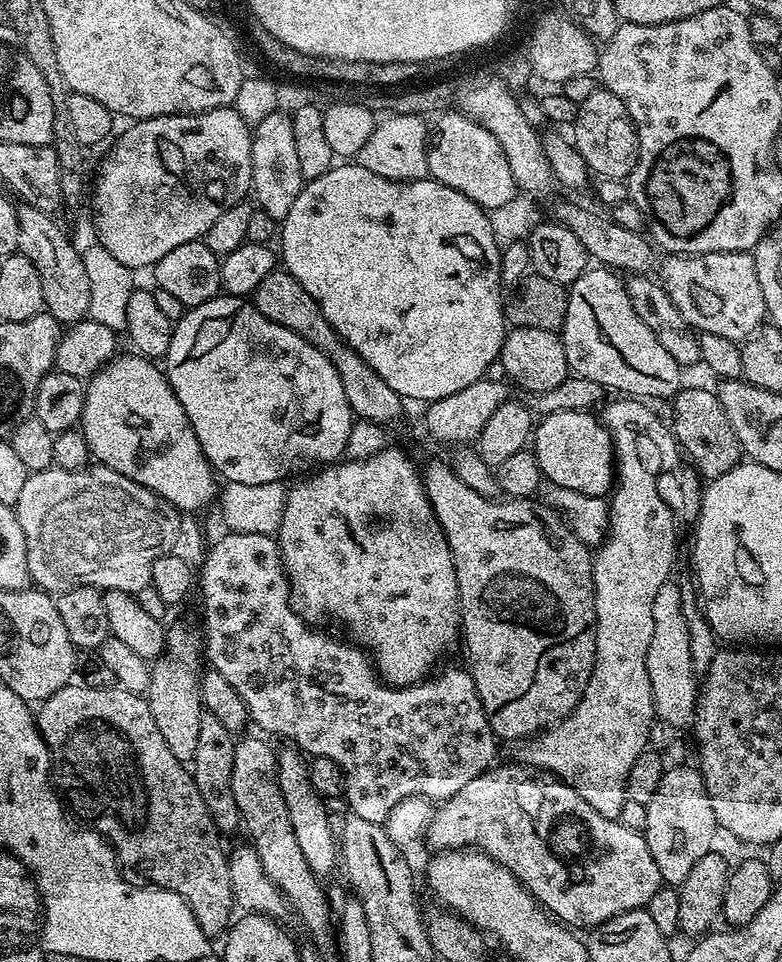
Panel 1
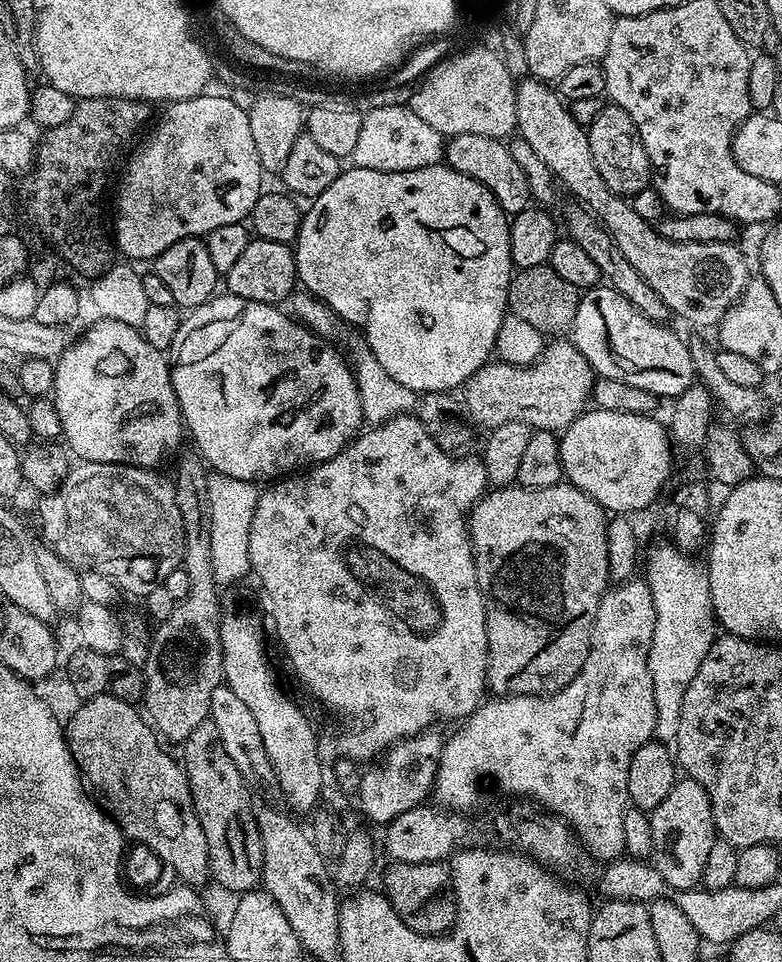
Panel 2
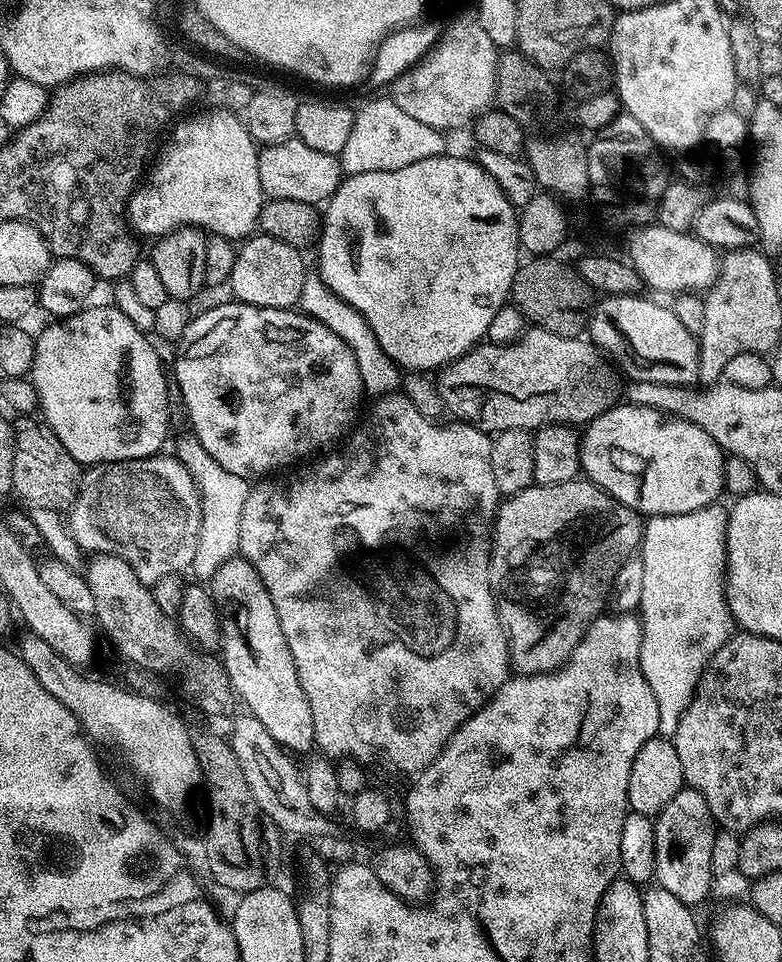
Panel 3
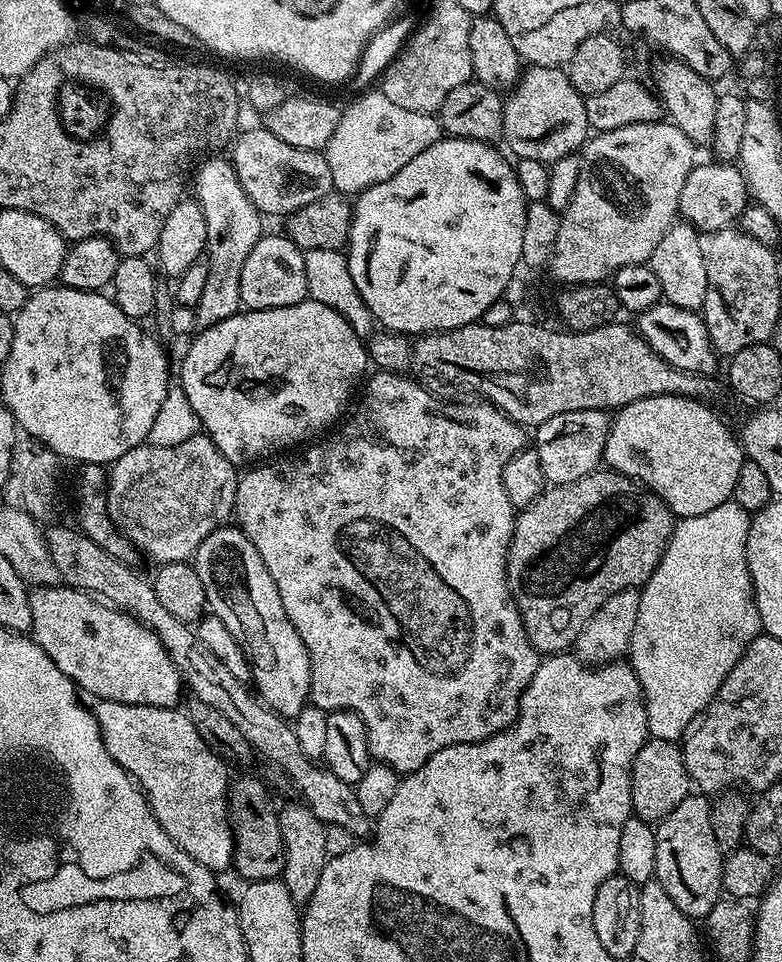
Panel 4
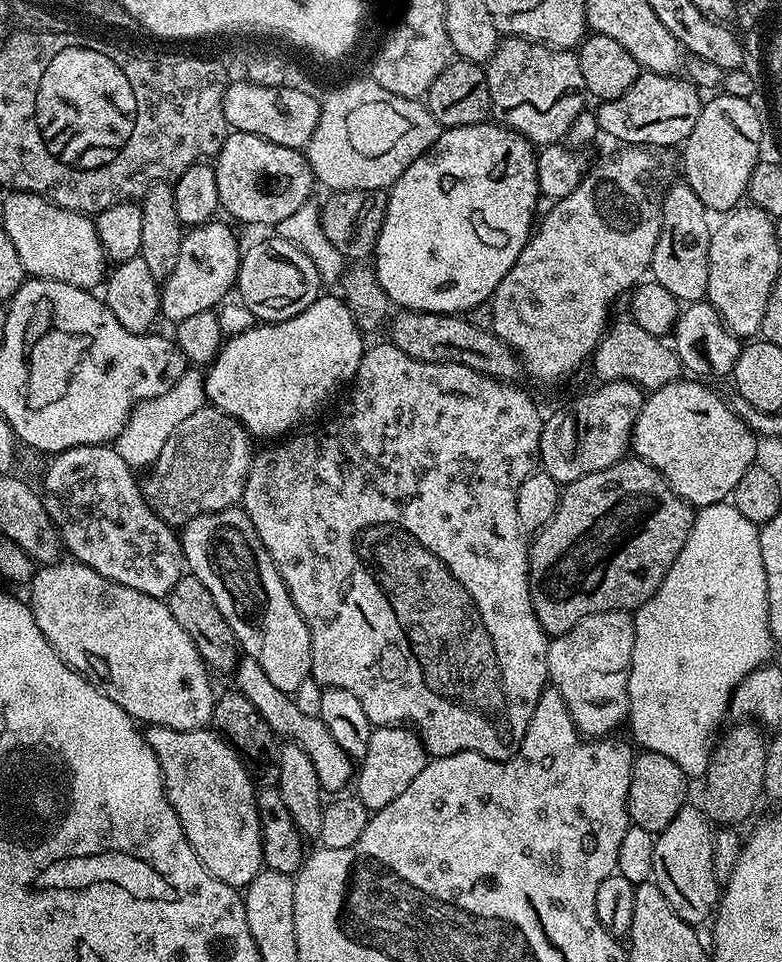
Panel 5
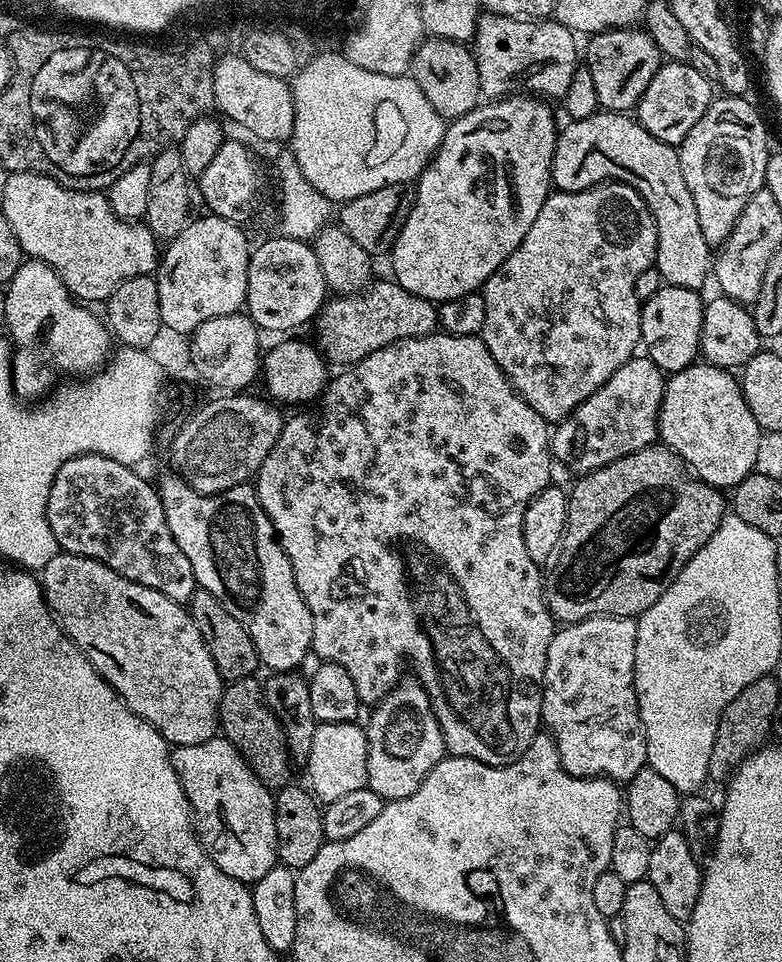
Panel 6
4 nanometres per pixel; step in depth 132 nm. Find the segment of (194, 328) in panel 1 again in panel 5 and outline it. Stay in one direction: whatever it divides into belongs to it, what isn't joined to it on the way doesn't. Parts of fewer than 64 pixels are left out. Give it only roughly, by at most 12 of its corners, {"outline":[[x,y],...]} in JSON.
{"outline":[[343,299],[229,335],[207,403],[283,437],[352,383]]}

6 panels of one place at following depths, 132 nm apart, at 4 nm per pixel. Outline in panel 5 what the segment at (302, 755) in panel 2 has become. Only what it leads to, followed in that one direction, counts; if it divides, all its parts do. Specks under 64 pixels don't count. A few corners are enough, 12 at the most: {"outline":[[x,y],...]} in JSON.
{"outline":[[243,507],[183,525],[187,571],[281,694],[310,630]]}

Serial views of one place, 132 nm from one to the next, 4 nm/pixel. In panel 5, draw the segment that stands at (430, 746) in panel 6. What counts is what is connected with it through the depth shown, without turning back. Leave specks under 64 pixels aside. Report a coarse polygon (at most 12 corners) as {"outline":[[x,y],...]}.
{"outline":[[373,727],[354,776],[369,813],[418,778],[424,743],[411,727]]}

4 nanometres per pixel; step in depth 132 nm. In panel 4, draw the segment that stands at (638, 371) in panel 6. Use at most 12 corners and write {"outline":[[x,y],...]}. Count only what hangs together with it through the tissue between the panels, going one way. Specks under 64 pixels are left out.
{"outline":[[570,410],[535,425],[549,485],[578,482],[604,459],[610,416]]}

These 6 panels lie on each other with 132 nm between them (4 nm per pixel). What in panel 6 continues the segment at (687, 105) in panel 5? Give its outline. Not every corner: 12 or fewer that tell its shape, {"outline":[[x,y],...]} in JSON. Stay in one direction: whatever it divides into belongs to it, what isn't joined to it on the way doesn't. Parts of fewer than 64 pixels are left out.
{"outline":[[661,63],[634,115],[678,146],[706,114],[713,81]]}

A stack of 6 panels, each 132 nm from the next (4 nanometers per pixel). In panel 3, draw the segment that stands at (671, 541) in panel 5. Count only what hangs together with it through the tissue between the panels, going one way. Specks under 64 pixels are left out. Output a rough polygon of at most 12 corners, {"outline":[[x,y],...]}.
{"outline":[[587,478],[497,507],[510,664],[568,661],[645,517]]}

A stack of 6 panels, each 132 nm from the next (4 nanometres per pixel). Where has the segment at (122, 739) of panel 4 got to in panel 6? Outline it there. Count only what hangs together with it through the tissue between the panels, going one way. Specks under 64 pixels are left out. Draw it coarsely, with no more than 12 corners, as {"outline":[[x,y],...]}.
{"outline":[[223,735],[173,747],[200,845],[249,886],[278,864],[273,789]]}

